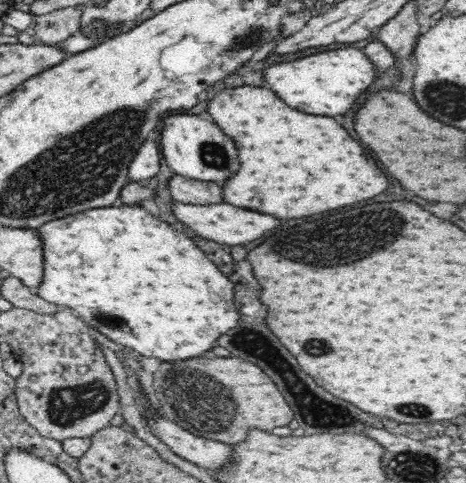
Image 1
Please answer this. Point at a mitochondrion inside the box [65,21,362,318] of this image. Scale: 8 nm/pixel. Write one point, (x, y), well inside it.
(248, 39)

